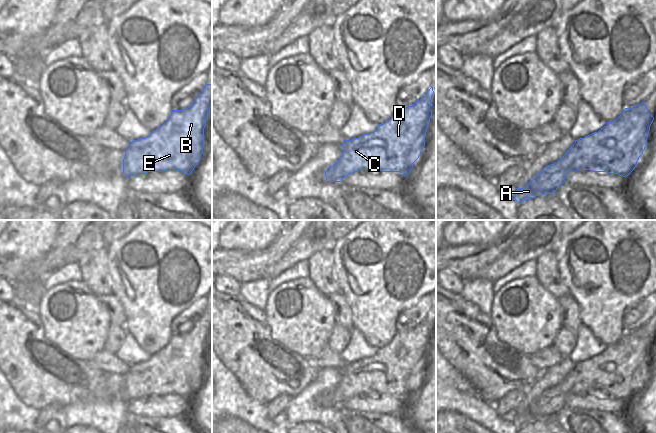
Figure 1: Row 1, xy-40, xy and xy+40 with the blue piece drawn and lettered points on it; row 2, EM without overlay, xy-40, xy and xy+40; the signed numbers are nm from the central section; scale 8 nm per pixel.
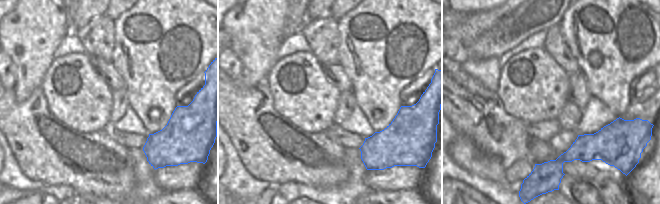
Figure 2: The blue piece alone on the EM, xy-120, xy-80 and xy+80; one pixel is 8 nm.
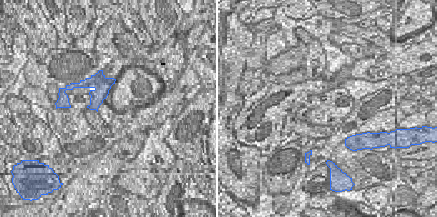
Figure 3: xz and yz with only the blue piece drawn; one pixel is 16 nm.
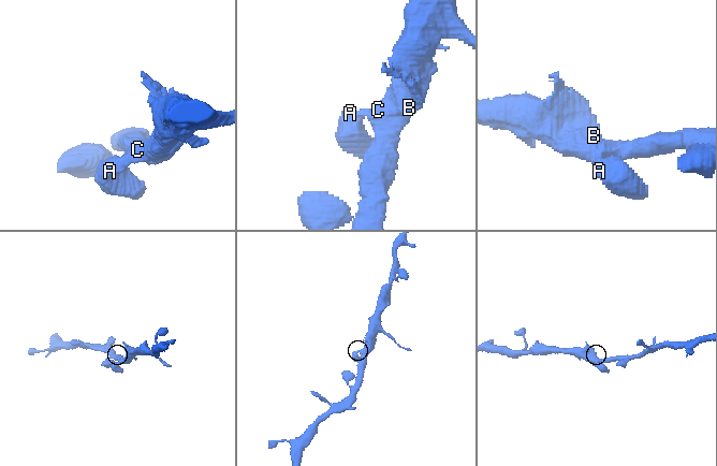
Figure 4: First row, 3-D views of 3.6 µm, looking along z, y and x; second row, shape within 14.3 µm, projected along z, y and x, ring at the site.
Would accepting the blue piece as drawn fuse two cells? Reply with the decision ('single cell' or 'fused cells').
single cell

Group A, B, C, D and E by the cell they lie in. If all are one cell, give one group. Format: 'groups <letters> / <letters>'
groups A B C D E

